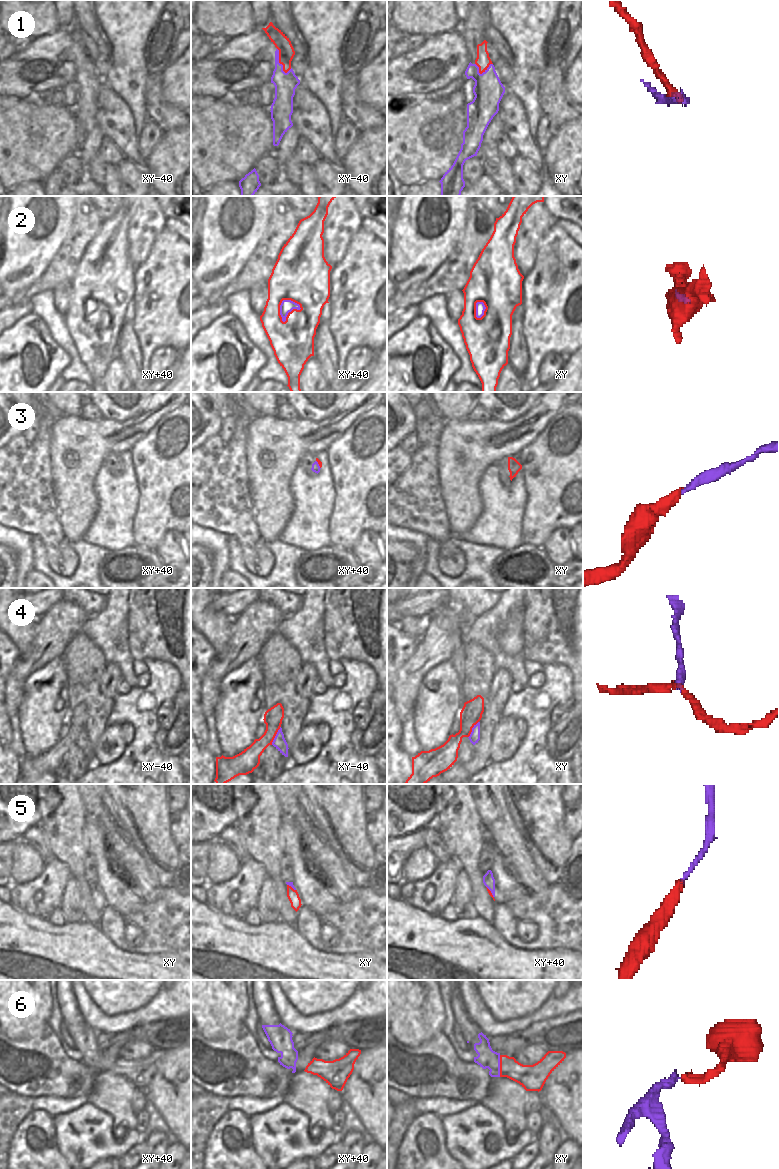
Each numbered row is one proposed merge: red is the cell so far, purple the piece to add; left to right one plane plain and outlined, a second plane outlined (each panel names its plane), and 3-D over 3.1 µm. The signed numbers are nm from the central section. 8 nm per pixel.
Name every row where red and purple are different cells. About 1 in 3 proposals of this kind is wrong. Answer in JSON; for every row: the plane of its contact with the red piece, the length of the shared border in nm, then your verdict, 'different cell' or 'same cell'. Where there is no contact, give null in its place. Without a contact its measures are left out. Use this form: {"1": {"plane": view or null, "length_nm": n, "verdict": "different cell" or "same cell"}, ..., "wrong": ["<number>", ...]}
{"1": {"plane": "xy-40", "length_nm": 220, "verdict": "different cell"}, "2": {"plane": "xy+40", "length_nm": 200, "verdict": "same cell"}, "3": {"plane": "xy+40", "length_nm": 80, "verdict": "same cell"}, "4": {"plane": "xy-40", "length_nm": 170, "verdict": "different cell"}, "5": {"plane": "xy+40", "length_nm": 110, "verdict": "same cell"}, "6": {"plane": "xy", "length_nm": 180, "verdict": "same cell"}, "wrong": ["1", "4"]}

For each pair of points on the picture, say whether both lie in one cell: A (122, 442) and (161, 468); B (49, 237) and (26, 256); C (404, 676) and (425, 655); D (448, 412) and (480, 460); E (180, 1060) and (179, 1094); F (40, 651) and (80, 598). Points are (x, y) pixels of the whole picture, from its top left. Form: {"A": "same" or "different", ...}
{"A": "different", "B": "same", "C": "same", "D": "different", "E": "same", "F": "different"}

